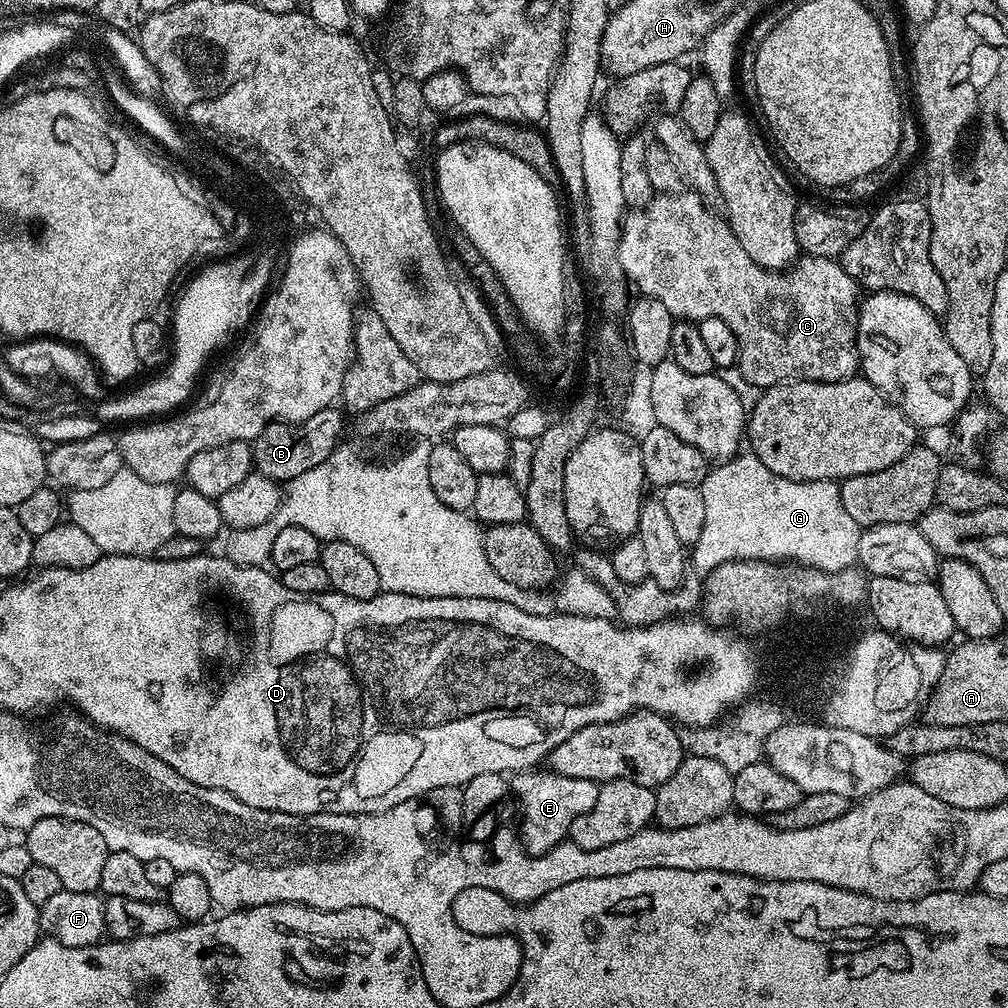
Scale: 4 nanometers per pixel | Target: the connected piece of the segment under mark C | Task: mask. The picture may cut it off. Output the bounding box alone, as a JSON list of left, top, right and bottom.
[614,190,862,390]

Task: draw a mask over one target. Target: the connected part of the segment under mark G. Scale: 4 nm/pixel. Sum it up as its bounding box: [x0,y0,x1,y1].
[690,454,862,573]

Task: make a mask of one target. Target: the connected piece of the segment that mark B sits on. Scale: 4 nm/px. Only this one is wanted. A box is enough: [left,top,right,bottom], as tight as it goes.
[252,406,346,482]

